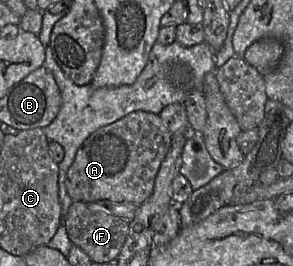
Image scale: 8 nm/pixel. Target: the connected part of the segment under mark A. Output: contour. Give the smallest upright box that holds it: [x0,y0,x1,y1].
[65,111,173,205]

